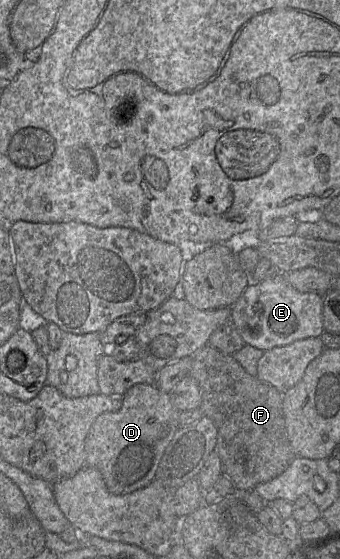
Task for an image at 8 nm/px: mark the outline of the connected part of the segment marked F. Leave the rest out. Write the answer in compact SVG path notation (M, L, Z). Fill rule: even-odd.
M205 345L190 357L193 377L201 391L199 410L212 420L217 430L215 452L222 462L222 474L230 479L236 492L248 492L261 483L268 482L282 474L296 458L286 432L282 408L283 394L276 388L251 376L234 359L216 348Z

